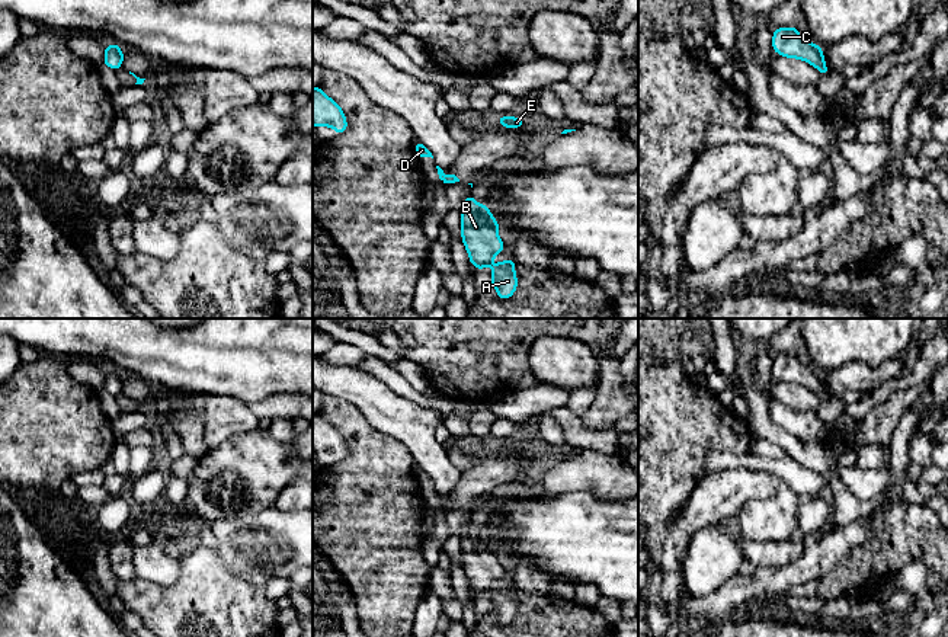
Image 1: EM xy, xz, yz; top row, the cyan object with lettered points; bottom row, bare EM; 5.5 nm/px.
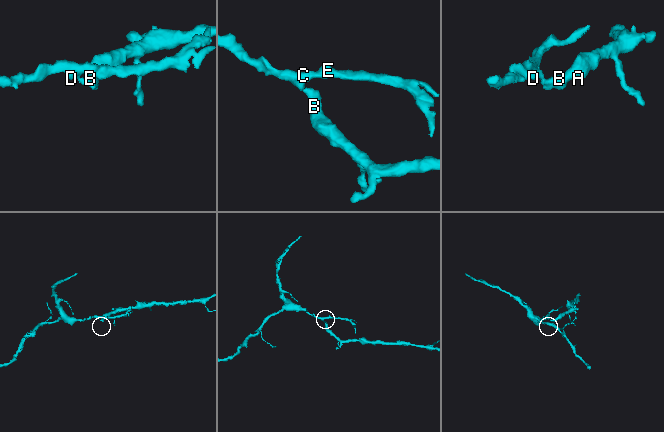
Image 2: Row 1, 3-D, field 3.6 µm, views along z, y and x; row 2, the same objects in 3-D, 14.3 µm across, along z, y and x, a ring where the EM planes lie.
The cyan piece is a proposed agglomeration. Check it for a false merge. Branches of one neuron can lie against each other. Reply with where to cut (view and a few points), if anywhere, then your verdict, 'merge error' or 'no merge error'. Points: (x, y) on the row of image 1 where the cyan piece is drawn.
cut in yz along (825, 67), (820, 70); merge error

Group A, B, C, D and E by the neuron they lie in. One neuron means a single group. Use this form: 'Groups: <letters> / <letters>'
Groups: A B / C D E

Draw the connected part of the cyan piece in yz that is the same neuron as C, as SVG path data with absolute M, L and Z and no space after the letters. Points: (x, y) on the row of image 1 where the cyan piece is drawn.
M795 26L775 29L772 48L782 57L807 61L819 70L826 68L822 47L801 38Z

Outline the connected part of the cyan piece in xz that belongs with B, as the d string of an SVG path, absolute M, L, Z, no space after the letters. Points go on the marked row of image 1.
M470 193L461 204L461 236L468 252L470 263L477 272L489 266L493 257L505 250L505 243L497 234L499 223L487 205L474 201Z

